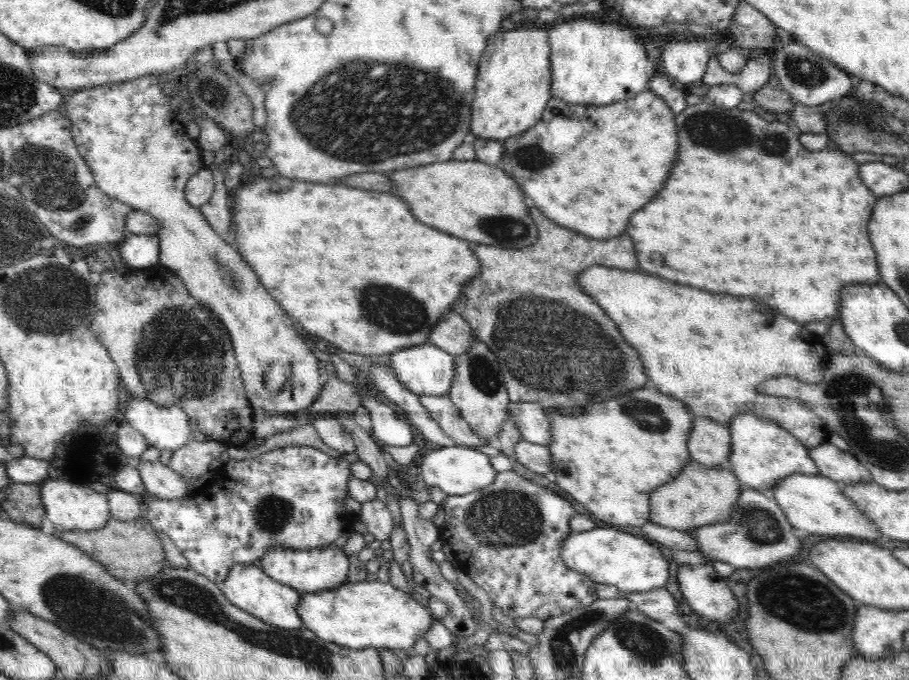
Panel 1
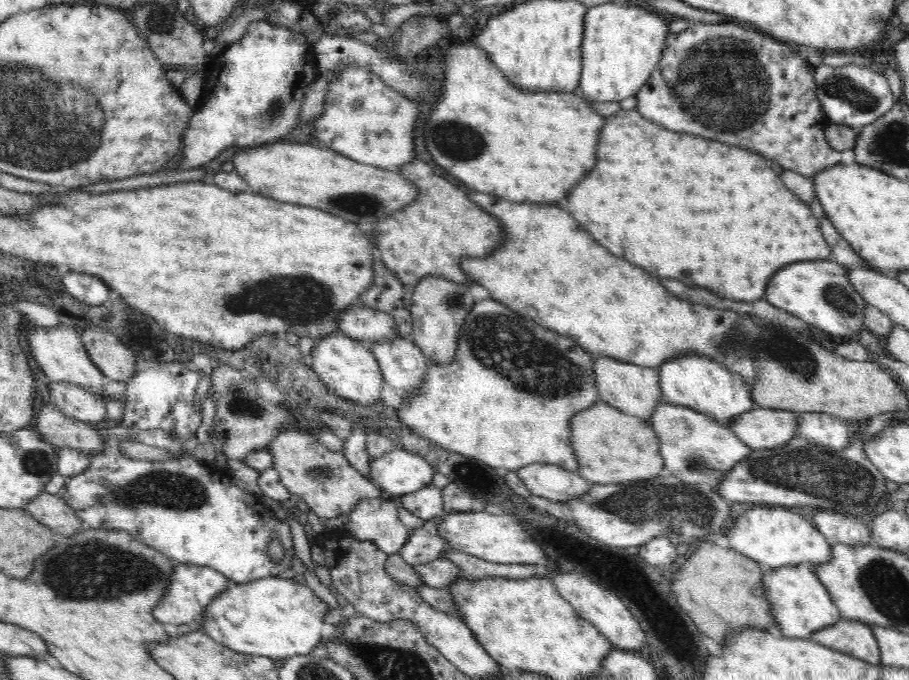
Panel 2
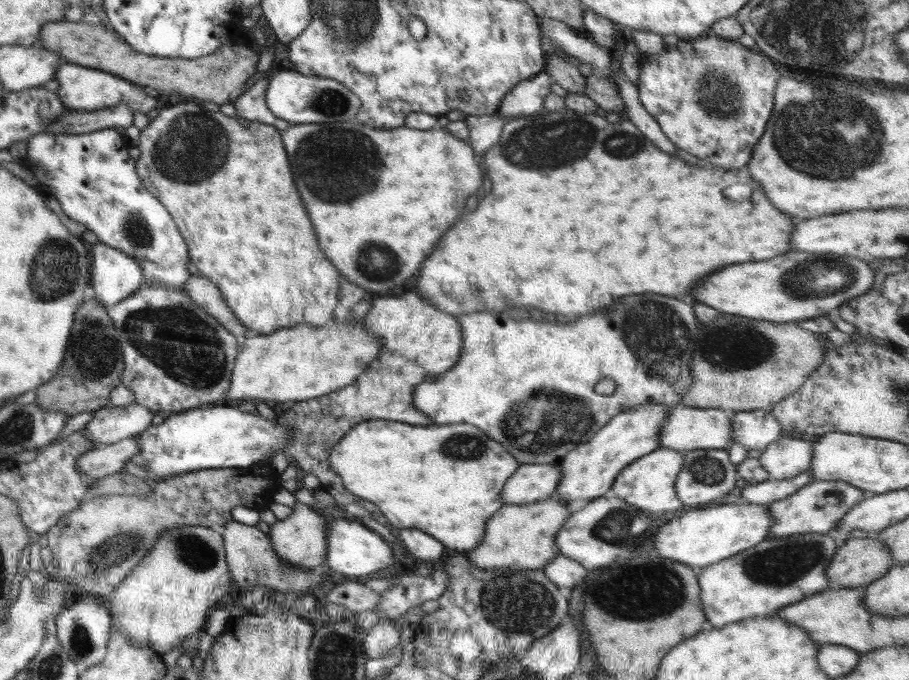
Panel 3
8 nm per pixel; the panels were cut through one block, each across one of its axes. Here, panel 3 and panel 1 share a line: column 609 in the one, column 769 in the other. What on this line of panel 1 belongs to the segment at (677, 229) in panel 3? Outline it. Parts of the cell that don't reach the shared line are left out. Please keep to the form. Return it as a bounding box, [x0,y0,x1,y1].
[628,99,876,324]

